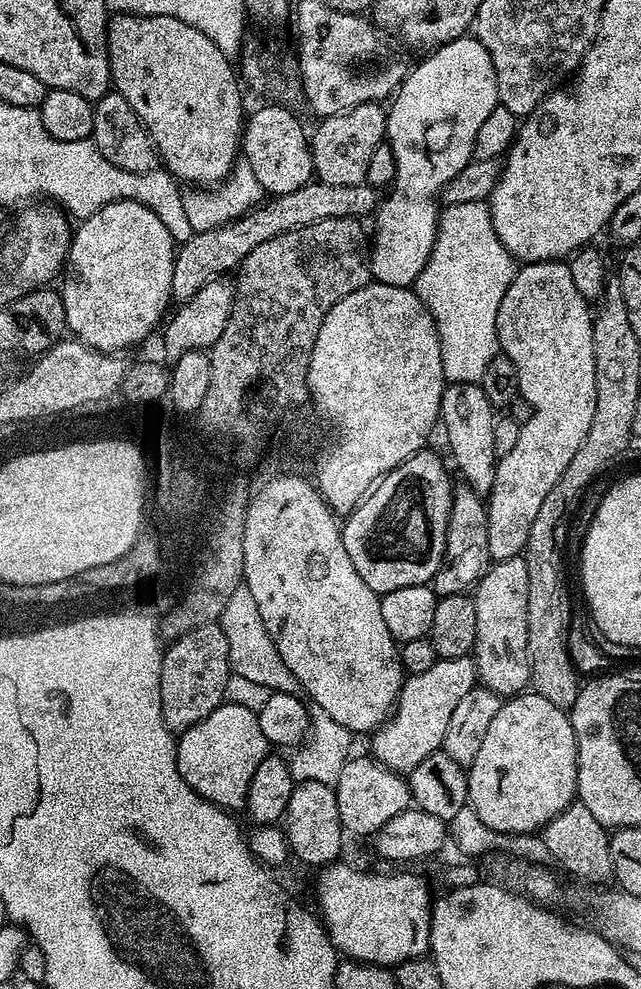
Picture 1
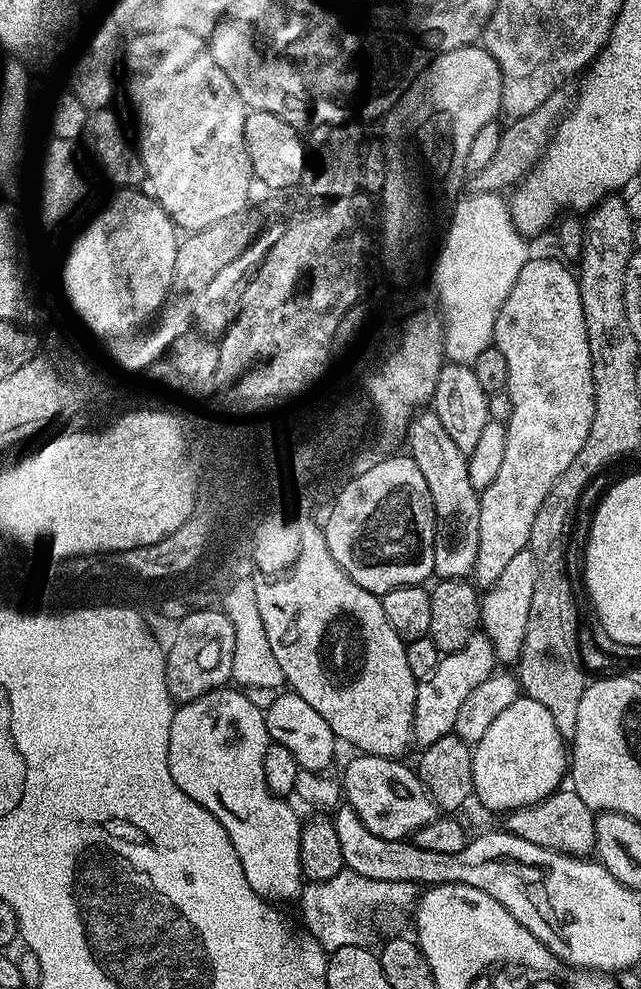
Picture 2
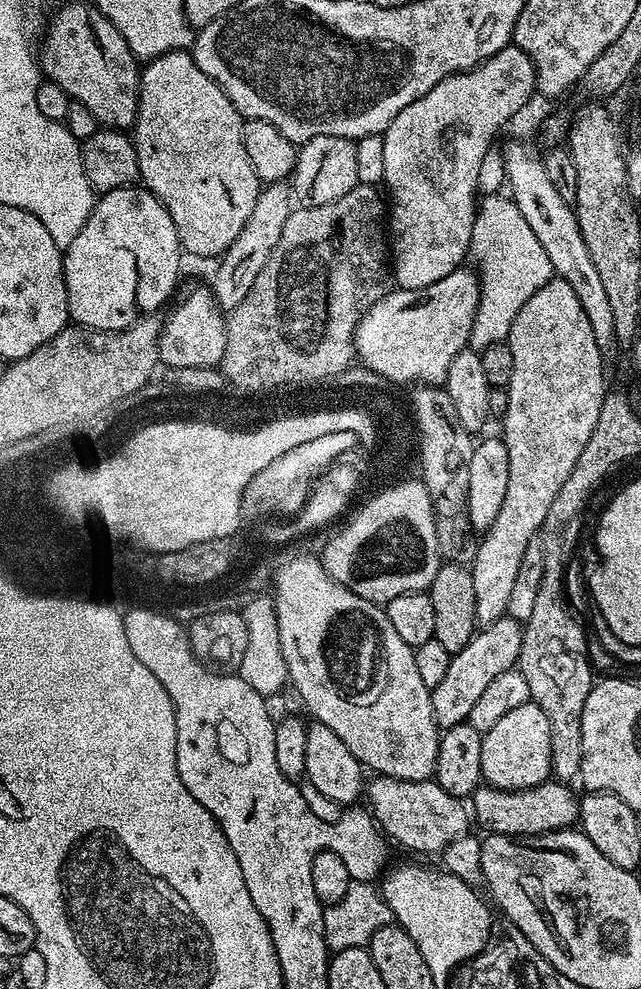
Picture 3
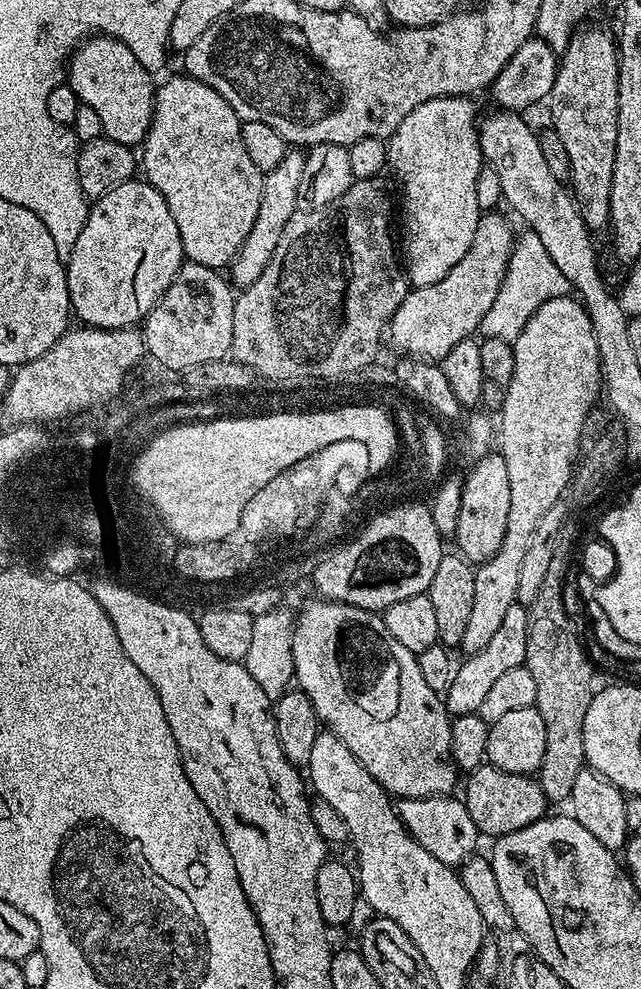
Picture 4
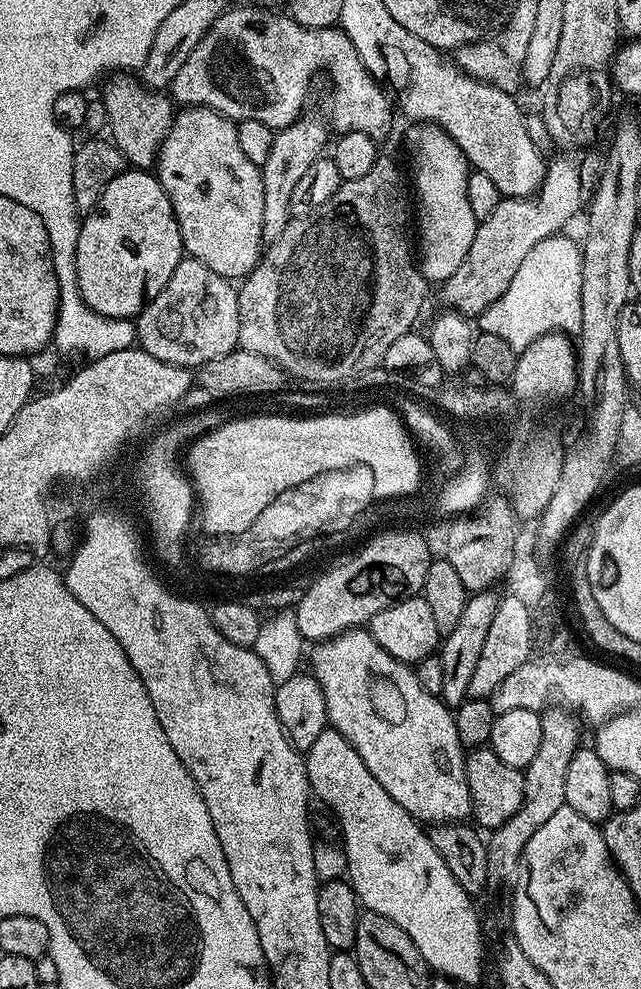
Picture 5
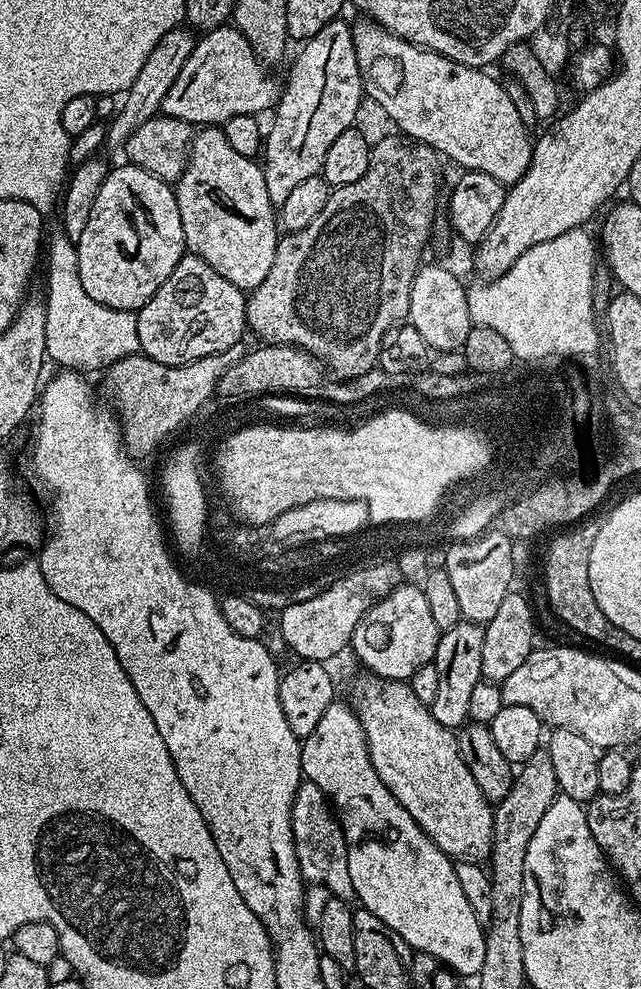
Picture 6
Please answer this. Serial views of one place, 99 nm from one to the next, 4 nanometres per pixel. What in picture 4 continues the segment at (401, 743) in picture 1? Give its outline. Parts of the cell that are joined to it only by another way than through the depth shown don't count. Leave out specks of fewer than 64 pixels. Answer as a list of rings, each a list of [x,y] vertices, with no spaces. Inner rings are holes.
[[[517,603],[506,610],[506,618],[502,626],[490,642],[482,650],[465,655],[459,661],[454,678],[450,682],[446,693],[446,707],[453,717],[470,716],[479,713],[482,702],[488,691],[494,687],[494,681],[506,670],[514,670],[521,667],[526,658],[526,630],[528,629],[527,607]]]

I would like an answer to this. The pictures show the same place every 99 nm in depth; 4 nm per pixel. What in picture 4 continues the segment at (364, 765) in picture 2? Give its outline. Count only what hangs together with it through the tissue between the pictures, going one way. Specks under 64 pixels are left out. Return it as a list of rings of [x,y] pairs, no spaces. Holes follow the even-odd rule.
[[[455,795],[447,796],[423,796],[422,798],[410,798],[409,796],[397,799],[394,807],[400,815],[401,822],[406,826],[408,833],[438,862],[449,866],[459,866],[477,851],[476,840],[478,833],[474,826],[474,818],[466,810],[463,799]]]

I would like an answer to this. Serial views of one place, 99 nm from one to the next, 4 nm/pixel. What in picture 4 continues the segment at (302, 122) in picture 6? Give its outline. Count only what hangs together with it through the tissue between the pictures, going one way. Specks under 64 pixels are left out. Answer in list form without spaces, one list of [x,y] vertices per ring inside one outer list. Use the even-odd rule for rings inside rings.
[[[289,150],[274,166],[274,170],[263,173],[262,198],[258,202],[258,218],[254,218],[254,226],[250,226],[250,234],[246,234],[246,242],[238,250],[230,265],[230,283],[233,289],[243,290],[254,286],[254,282],[266,270],[266,262],[274,254],[278,246],[278,238],[282,238],[282,230],[286,230],[286,222],[294,218],[297,212],[298,182],[302,182],[302,166],[305,153],[300,150]]]

